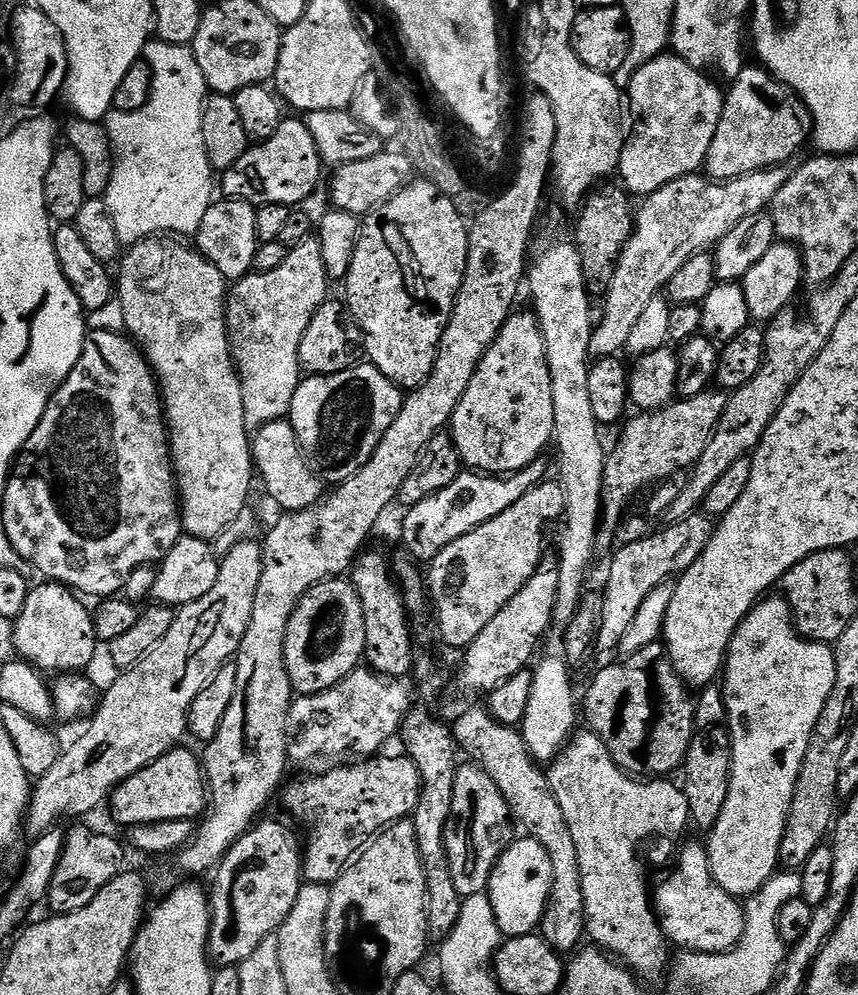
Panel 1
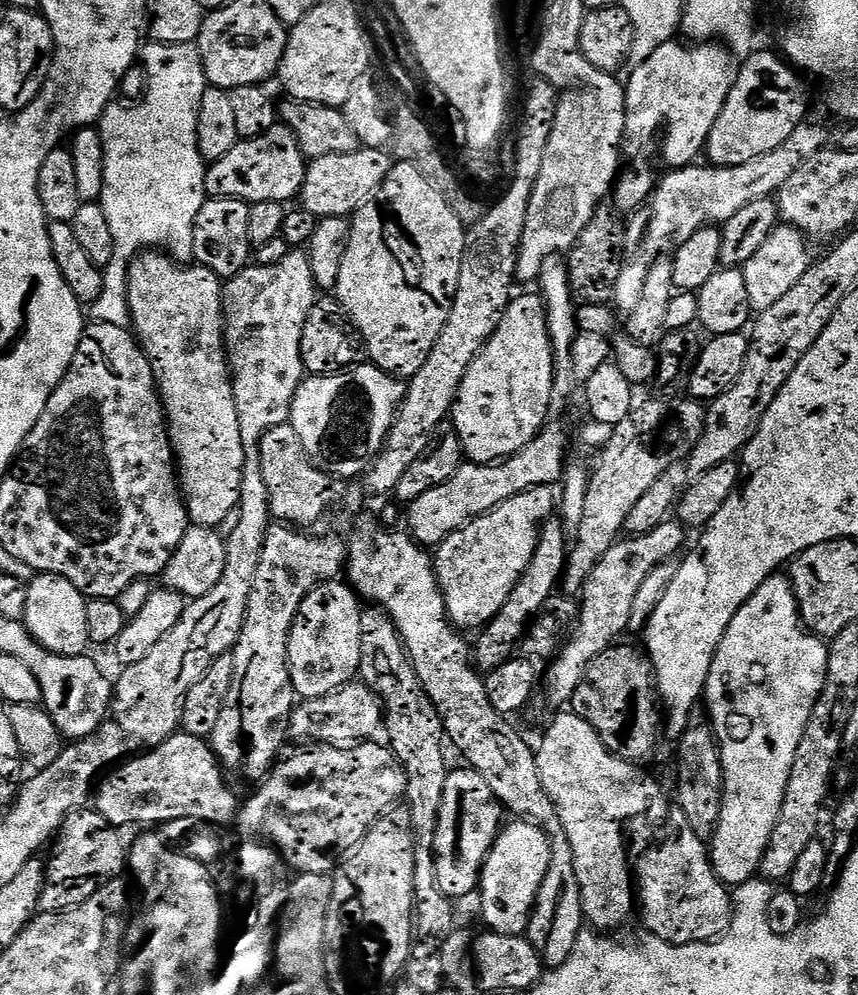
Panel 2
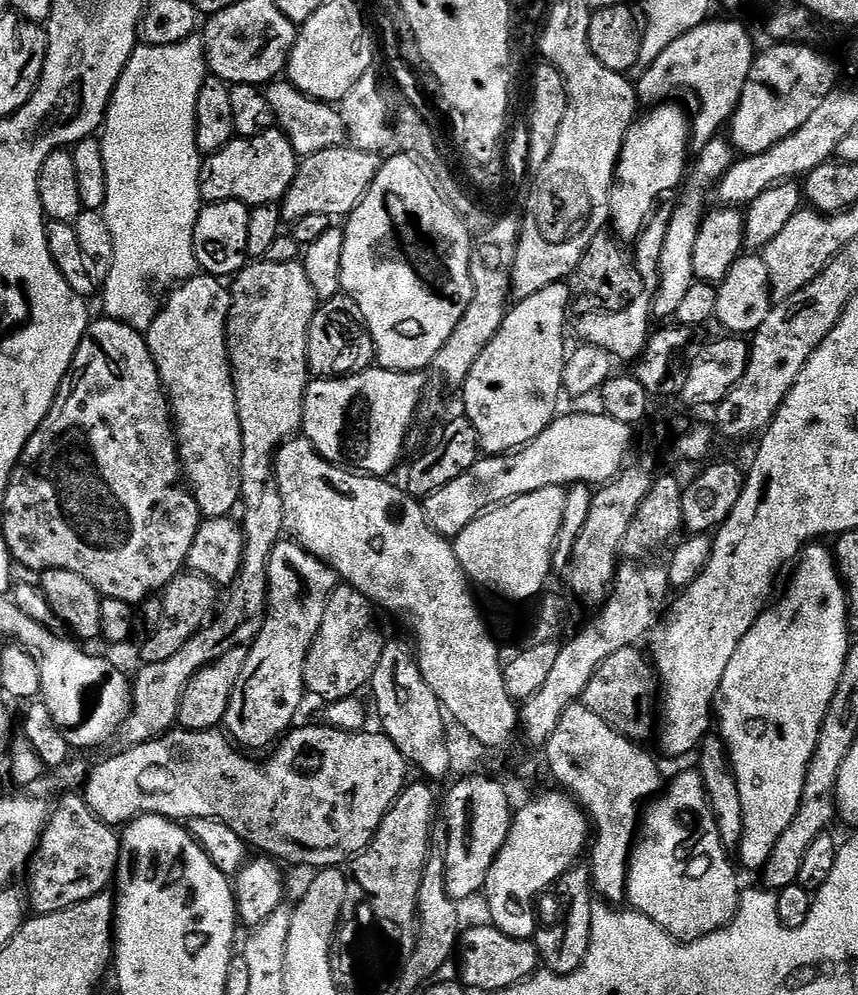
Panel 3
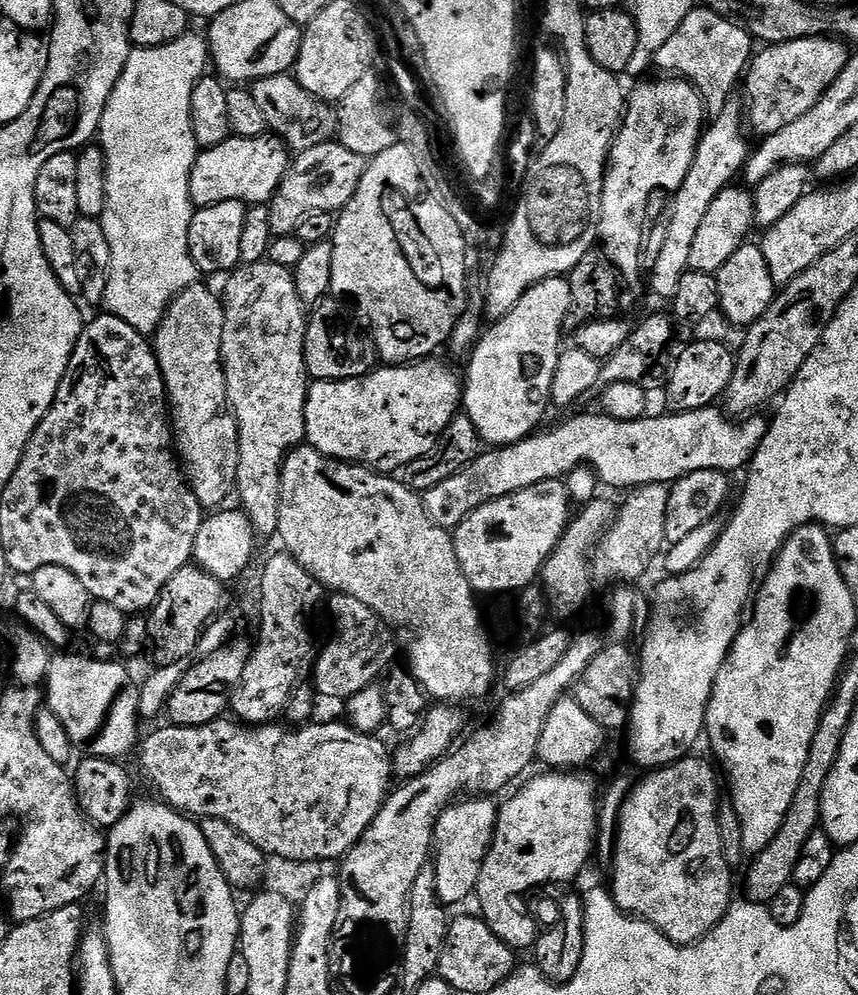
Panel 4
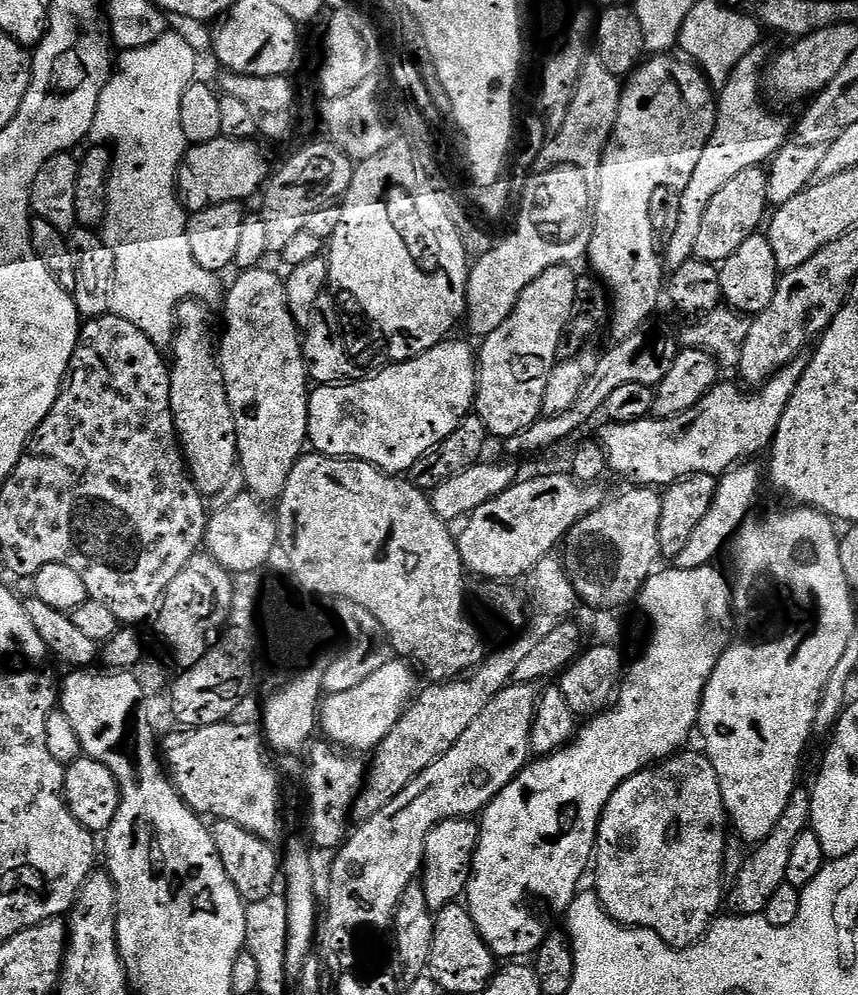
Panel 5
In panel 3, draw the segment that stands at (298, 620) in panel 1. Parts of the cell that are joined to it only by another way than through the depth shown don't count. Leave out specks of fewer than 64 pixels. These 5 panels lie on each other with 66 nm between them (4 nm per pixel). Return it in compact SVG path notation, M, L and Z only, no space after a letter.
M337 586L330 593L304 667L304 687L311 695L331 702L356 696L359 688L369 687L385 645L372 612L373 605L356 588Z

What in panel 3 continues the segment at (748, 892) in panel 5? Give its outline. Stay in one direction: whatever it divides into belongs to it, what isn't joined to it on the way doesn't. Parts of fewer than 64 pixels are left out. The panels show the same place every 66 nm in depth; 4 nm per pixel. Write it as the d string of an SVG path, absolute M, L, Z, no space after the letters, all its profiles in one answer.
M810 761L806 770L806 778L802 786L802 798L790 826L782 830L782 838L774 842L774 850L770 850L770 858L766 858L762 869L764 875L765 889L779 894L783 888L796 883L802 858L806 858L806 850L810 850L814 838L825 835L829 831L828 823L834 820L836 813L836 783L838 782L838 772L836 764L816 764Z

